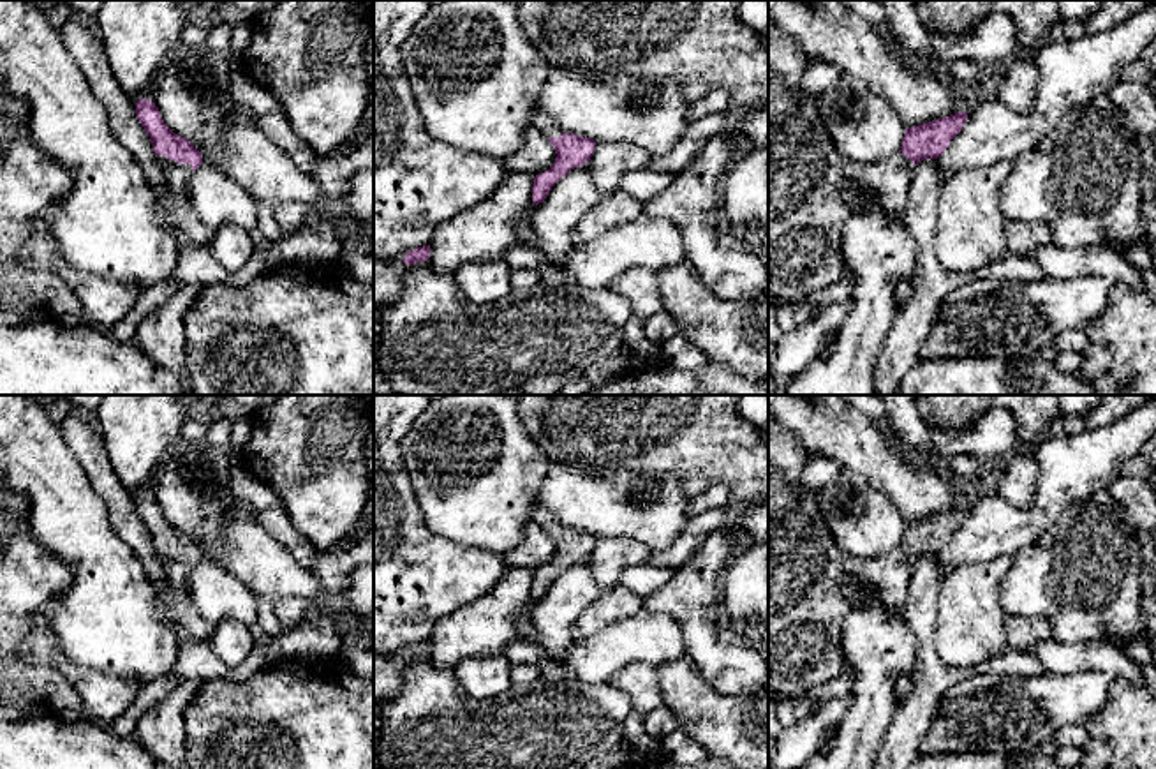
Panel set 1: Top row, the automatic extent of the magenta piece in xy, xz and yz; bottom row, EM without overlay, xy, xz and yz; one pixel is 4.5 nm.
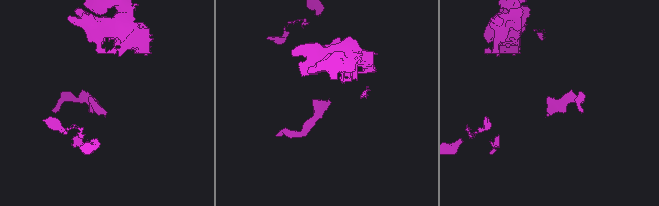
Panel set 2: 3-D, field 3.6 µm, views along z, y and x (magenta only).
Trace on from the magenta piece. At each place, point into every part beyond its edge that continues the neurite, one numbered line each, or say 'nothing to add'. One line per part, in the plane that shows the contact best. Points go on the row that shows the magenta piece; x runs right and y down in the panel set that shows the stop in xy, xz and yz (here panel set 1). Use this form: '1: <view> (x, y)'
1: xy (177, 177)

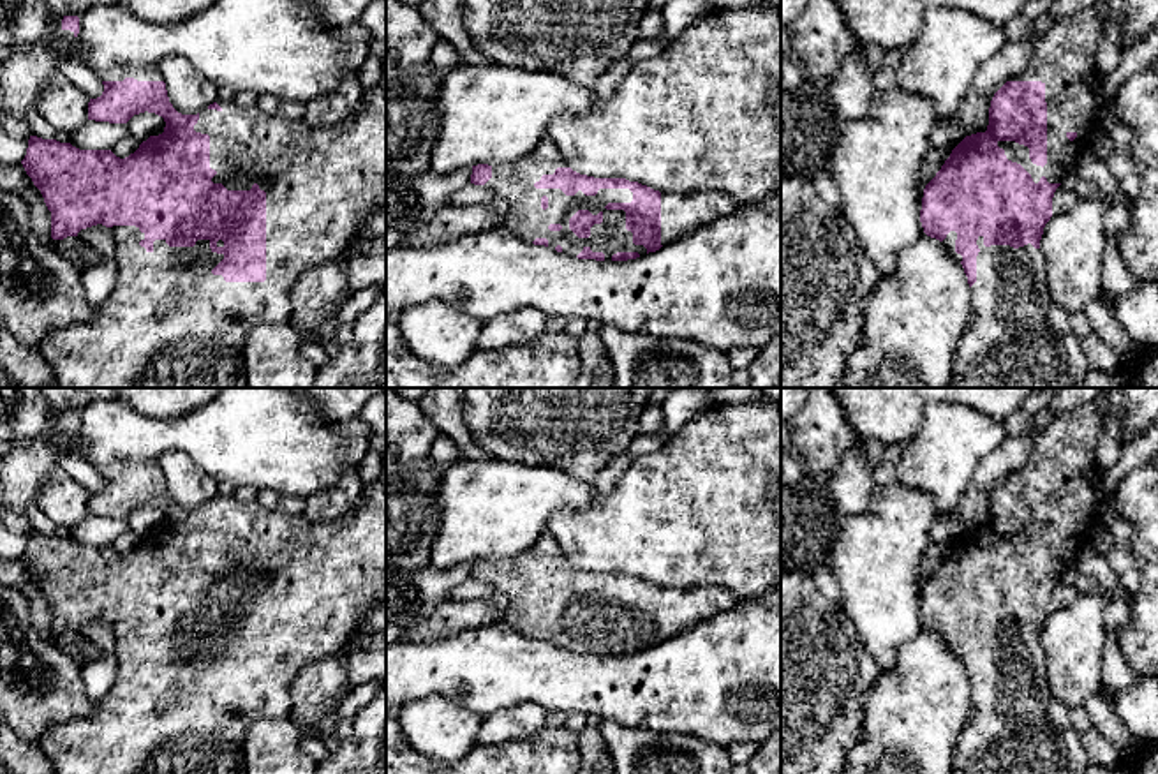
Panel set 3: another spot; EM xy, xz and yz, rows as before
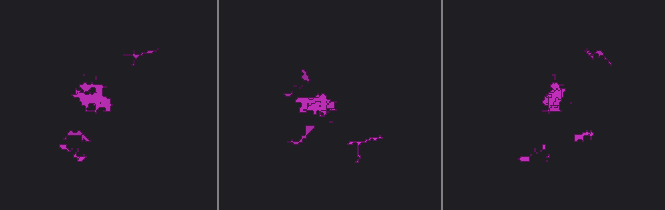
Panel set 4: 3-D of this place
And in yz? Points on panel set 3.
1: yz (1063, 59)

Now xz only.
1: xz (515, 182)

